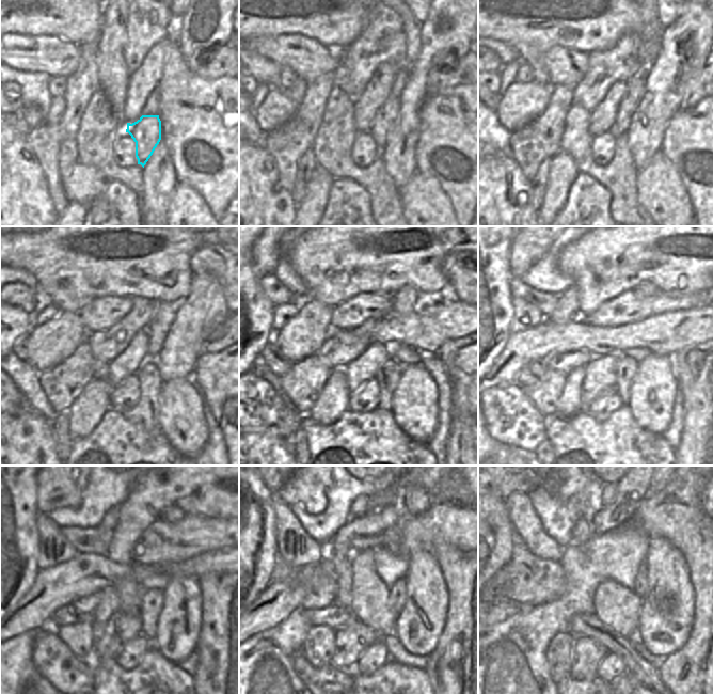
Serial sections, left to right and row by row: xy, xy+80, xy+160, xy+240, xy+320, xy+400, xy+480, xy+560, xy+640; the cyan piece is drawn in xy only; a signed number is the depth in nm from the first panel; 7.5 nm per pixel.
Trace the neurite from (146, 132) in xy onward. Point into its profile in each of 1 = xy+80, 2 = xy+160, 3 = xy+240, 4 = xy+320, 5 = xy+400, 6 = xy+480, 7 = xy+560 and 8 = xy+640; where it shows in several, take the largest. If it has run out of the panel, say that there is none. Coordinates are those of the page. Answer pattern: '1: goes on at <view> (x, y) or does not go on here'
1: goes on at xy+80 (382, 125)
2: goes on at xy+160 (635, 87)
3: goes on at xy+240 (158, 327)
4: goes on at xy+320 (403, 301)
5: goes on at xy+400 (645, 288)
6: goes on at xy+480 (173, 515)
7: goes on at xy+560 (415, 500)
8: goes on at xy+640 (654, 487)

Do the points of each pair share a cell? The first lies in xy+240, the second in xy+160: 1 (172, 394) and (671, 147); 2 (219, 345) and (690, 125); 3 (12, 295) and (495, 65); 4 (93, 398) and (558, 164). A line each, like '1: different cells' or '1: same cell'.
1: different cells
2: different cells
3: same cell
4: same cell

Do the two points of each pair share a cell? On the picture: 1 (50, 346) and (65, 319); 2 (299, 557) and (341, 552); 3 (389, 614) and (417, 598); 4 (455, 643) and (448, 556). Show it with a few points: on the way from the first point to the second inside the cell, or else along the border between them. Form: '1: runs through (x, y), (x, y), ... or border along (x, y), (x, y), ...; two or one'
1: runs through (57, 340), (65, 331), (65, 326); one
2: border along (321, 546), (325, 549); two
3: border along (398, 613), (396, 628), (393, 633); two
4: runs through (459, 621), (459, 578); one

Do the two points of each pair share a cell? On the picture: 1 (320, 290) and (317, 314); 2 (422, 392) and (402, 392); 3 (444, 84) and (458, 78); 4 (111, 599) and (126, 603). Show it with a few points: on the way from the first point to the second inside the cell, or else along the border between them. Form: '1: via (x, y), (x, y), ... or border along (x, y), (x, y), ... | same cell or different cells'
1: border along (306, 298), (315, 298), (331, 308) | different cells
2: via (417, 392), (407, 392) | same cell
3: via (447, 82), (455, 78) | same cell
4: border along (113, 587), (117, 597), (119, 608) | different cells

